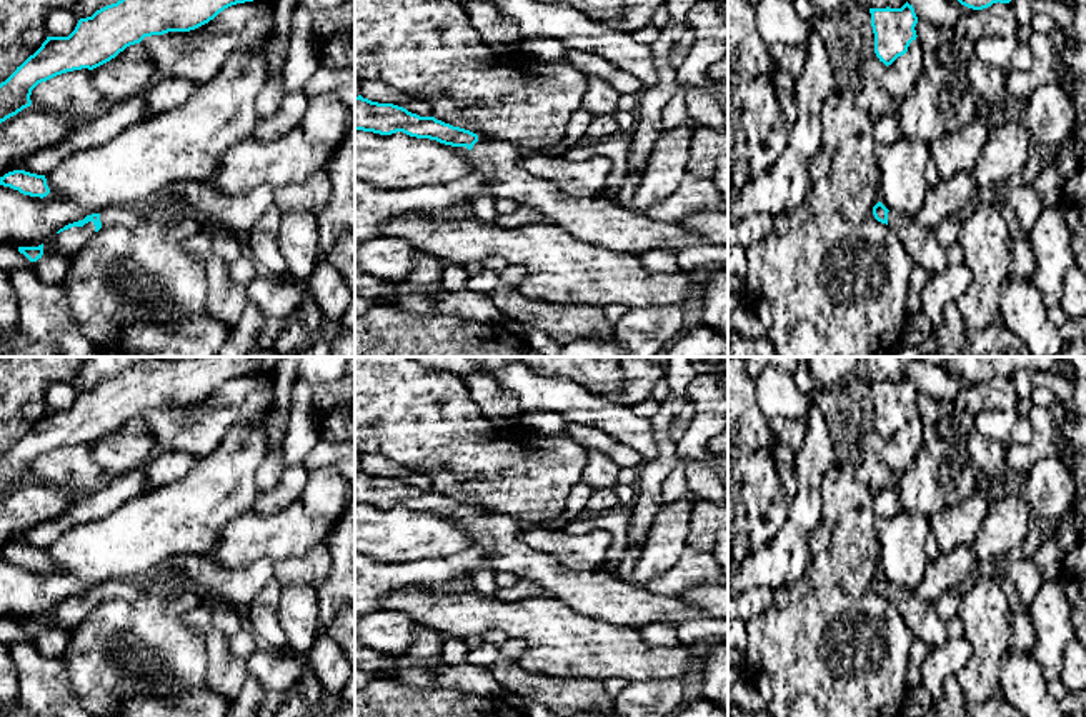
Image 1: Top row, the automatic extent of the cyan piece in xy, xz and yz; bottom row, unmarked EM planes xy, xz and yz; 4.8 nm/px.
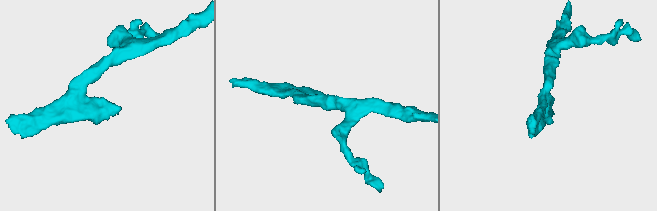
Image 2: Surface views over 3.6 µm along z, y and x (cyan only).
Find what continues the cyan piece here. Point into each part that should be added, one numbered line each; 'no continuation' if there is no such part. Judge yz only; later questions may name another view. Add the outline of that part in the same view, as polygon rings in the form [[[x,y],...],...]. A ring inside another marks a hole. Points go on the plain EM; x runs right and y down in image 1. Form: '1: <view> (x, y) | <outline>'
1: yz (920, 616) | [[[891,584],[888,585],[888,599],[919,642],[934,649],[949,640],[946,624],[939,619],[933,600],[924,600],[914,592]]]

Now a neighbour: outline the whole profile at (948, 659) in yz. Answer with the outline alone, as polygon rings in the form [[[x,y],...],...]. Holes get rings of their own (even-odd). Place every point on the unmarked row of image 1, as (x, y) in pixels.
[[[964,637],[946,640],[939,647],[929,649],[921,664],[919,685],[928,690],[934,702],[939,700],[944,684],[958,675],[971,655],[971,647]]]

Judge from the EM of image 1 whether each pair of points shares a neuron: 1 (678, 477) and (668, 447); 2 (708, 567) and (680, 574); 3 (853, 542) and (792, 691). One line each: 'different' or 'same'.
1: different
2: same
3: same

